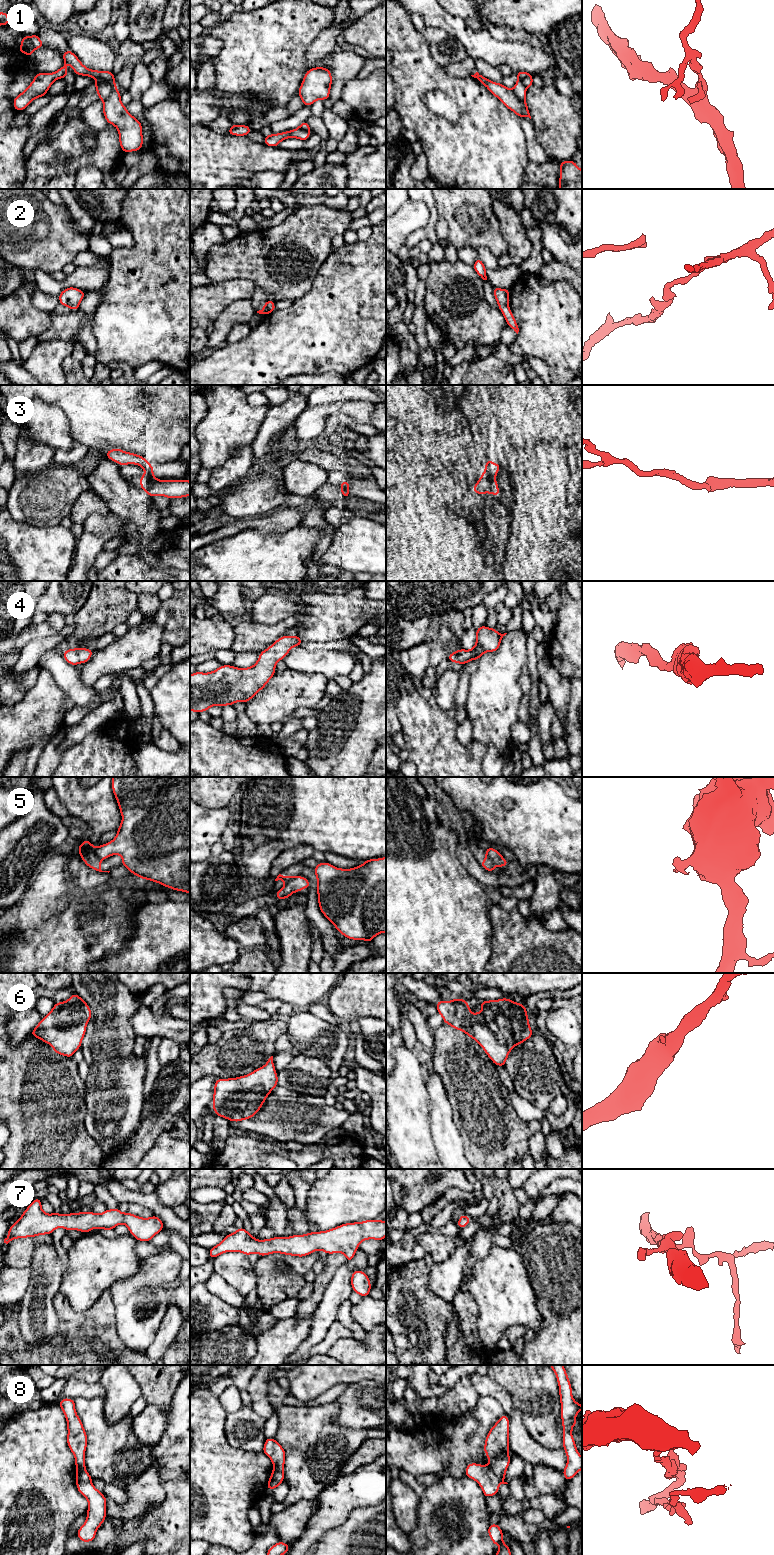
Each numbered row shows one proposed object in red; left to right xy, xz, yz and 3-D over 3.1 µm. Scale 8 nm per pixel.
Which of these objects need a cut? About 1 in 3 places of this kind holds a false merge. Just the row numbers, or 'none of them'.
1, 2, 3, 5

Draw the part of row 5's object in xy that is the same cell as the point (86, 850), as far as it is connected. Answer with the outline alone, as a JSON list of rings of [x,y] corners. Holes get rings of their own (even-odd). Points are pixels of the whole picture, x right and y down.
[[[86,839],[83,841],[78,847],[79,856],[82,858],[84,863],[91,869],[94,869],[99,872],[110,872],[110,871],[102,871],[101,870],[101,861],[96,853],[95,846],[91,844],[91,842]]]

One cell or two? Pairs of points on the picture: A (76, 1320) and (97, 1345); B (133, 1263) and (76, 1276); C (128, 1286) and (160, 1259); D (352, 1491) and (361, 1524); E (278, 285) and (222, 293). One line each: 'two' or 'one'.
A: two
B: one
C: one
D: two
E: two

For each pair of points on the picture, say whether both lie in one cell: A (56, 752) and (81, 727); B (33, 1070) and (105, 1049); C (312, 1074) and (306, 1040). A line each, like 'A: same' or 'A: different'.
A: same
B: different
C: different

